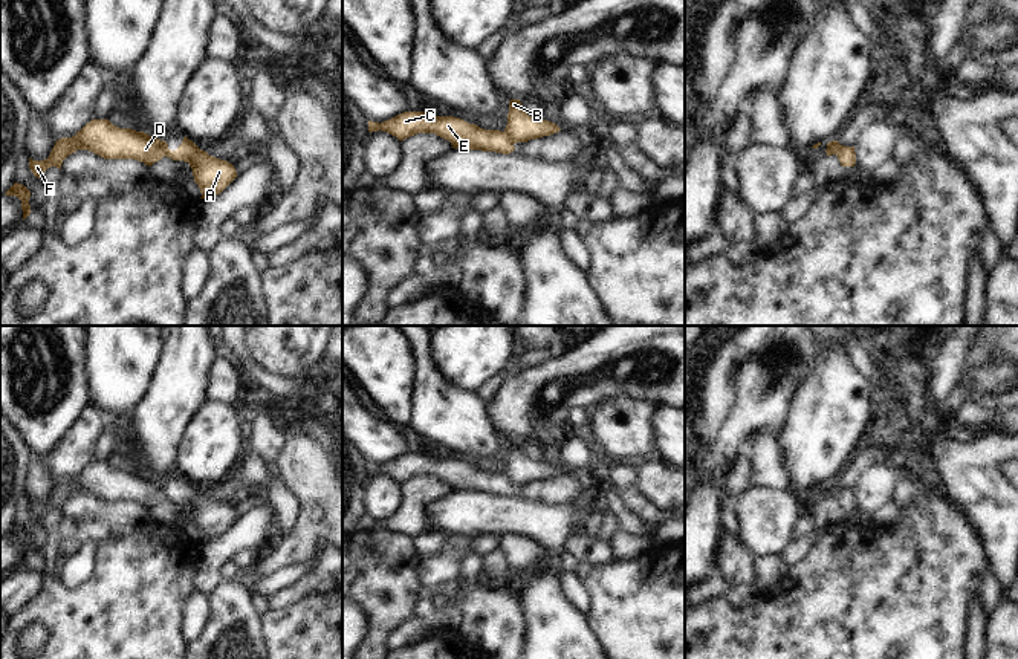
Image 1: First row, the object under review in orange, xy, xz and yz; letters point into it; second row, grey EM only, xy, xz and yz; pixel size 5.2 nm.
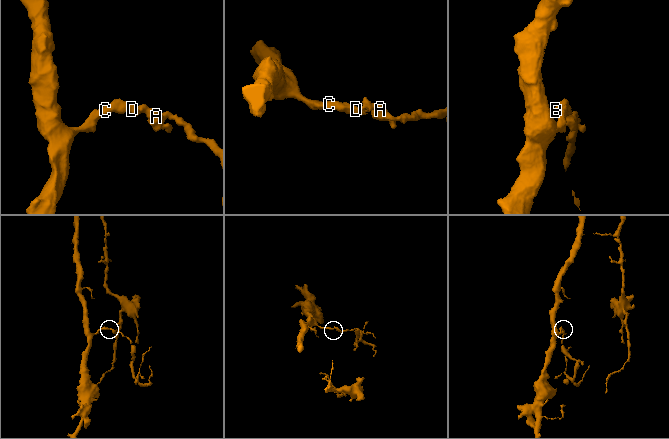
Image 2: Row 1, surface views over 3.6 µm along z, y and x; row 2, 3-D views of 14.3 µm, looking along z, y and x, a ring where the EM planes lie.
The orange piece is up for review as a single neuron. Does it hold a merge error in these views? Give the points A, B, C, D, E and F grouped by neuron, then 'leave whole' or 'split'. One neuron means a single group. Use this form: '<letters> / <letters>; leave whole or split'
A B / C D E F; split

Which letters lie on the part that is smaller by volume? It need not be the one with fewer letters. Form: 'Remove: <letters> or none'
Remove: A, B

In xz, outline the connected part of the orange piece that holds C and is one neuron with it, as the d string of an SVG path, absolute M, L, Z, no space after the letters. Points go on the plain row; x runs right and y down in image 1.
M404 454L388 463L368 463L368 474L387 474L404 483L417 476L434 476L452 491L481 492L509 497L515 492L504 474L485 472L454 459L434 459L430 454Z

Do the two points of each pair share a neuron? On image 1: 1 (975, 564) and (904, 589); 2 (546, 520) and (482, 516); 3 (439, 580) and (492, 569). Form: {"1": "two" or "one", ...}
{"1": "one", "2": "one", "3": "two"}

